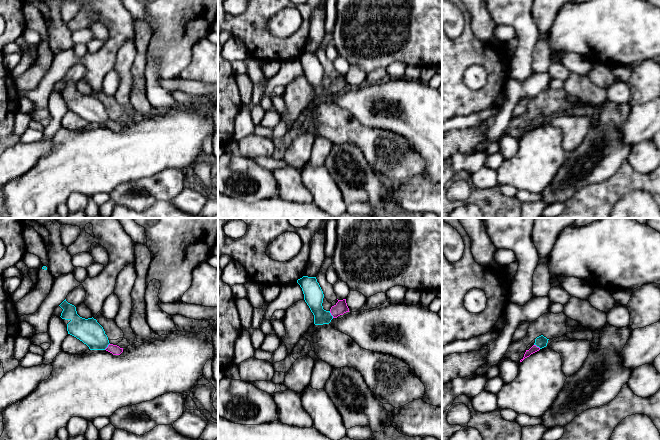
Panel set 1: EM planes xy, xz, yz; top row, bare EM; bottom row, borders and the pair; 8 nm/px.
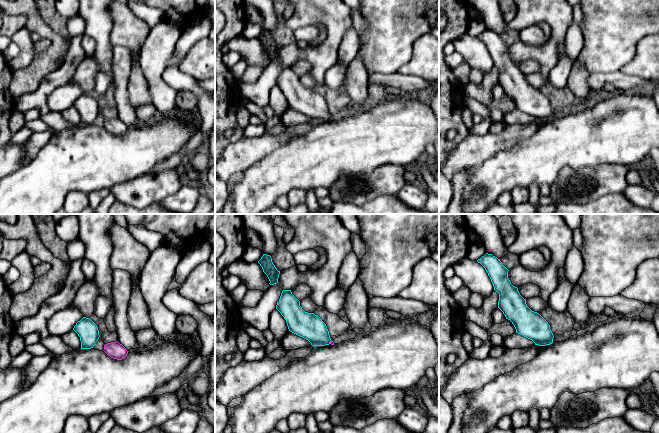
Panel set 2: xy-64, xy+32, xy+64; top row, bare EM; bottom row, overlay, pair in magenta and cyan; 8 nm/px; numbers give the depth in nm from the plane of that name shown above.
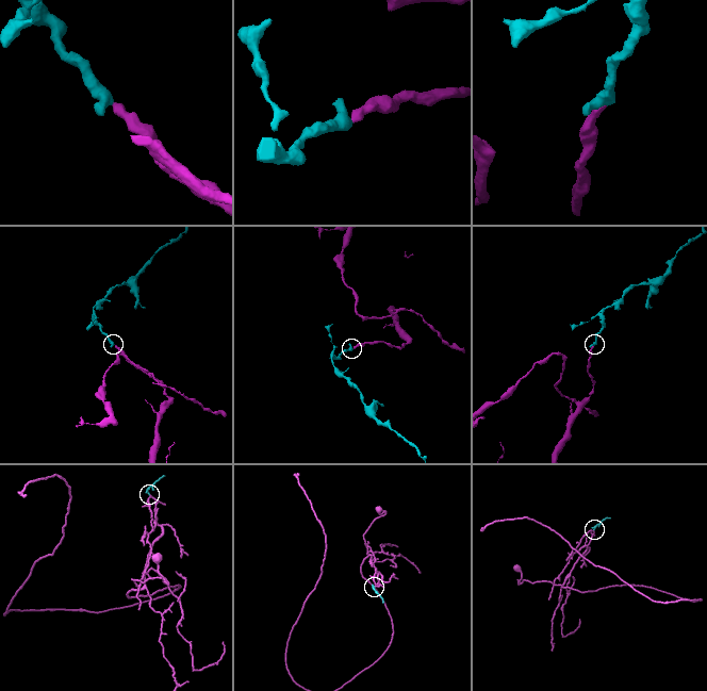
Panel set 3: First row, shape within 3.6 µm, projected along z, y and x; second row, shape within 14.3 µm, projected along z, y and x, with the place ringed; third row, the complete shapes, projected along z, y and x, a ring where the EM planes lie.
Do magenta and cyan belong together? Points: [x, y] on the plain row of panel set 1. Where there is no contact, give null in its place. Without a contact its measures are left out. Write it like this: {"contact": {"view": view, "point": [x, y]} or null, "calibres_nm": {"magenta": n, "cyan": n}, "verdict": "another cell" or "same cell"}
{"contact": {"view": "xz", "point": [331, 90]}, "calibres_nm": {"magenta": 100, "cyan": 160}, "verdict": "same cell"}

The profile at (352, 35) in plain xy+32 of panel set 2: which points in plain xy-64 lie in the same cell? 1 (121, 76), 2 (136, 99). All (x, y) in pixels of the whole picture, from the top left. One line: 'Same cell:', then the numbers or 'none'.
Same cell: 1

